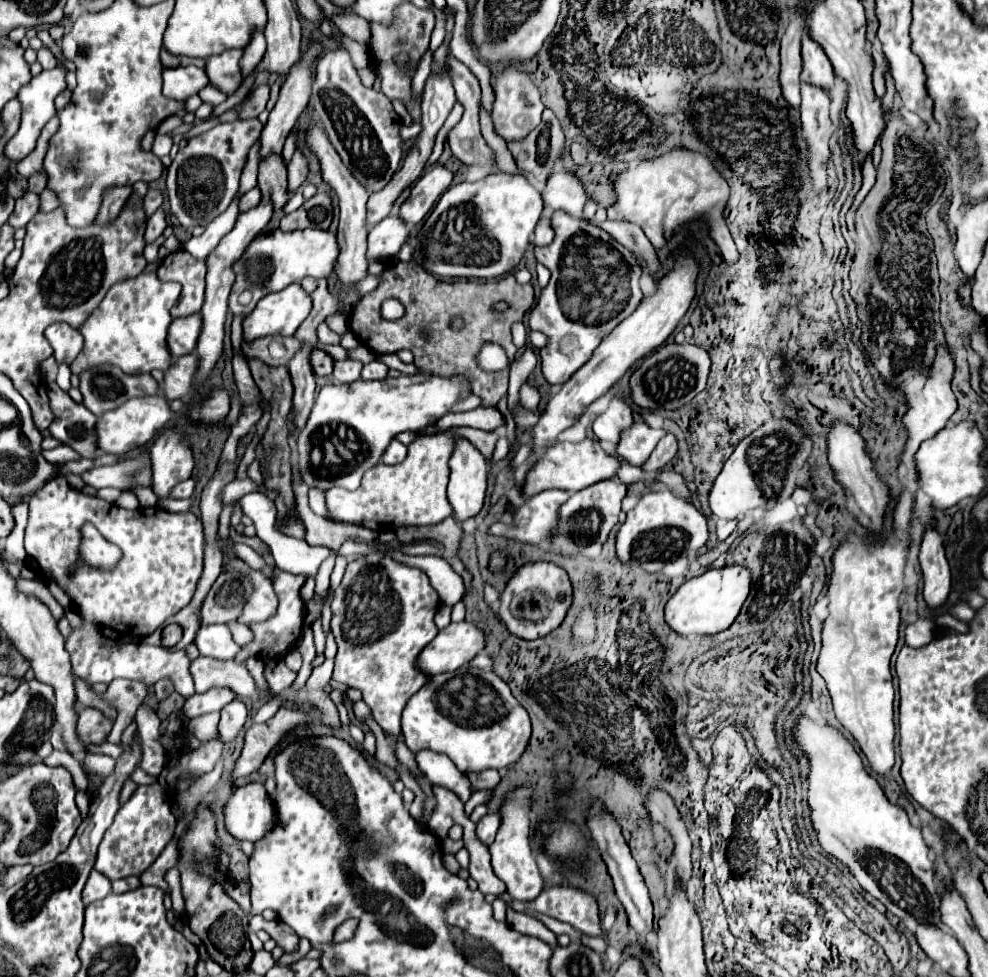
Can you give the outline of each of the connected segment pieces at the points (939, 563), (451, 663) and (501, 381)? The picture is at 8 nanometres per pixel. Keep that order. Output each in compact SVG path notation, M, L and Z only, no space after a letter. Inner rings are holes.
M928 528L920 546L920 566L924 574L924 600L930 610L938 610L948 602L952 590L950 566L944 556L942 538L936 528Z
M450 622L436 638L420 652L418 668L430 676L452 672L468 664L484 650L482 630L472 622Z
M396 262L382 274L382 284L362 296L362 302L350 316L350 328L358 334L362 344L368 344L378 356L392 354L400 348L414 352L414 364L424 372L454 378L470 376L470 394L482 398L480 406L496 408L498 402L508 394L508 370L486 372L478 366L476 356L486 342L494 342L506 350L510 362L514 362L516 346L512 342L512 324L522 322L534 304L532 284L518 284L514 274L506 274L492 282L442 282L428 274L416 262ZM386 298L400 298L406 306L402 320L390 322L380 314L380 306ZM506 300L510 308L502 314L492 310L492 304ZM452 318L462 318L462 328L452 330Z

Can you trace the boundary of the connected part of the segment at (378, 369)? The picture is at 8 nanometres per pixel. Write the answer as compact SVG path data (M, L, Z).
M372 360L362 370L362 380L382 380L388 376L388 366L380 360Z

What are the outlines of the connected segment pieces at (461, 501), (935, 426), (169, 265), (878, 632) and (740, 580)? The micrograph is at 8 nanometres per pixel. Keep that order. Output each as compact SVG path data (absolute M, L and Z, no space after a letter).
M454 434L454 452L450 456L448 500L454 518L464 522L482 510L486 492L486 460L474 444Z
M938 346L938 352L936 352L936 358L934 358L934 364L920 372L918 376L914 376L914 380L908 384L908 392L916 392L916 398L908 398L908 412L904 414L904 426L908 430L908 444L904 448L904 454L902 454L902 464L908 468L908 480L910 482L918 482L918 474L916 474L916 468L914 468L914 454L916 450L920 448L920 444L932 436L936 436L944 426L946 422L950 420L950 416L956 412L958 408L958 402L956 402L956 396L952 392L952 380L954 380L954 372L956 372L956 354L950 346Z
M186 250L172 252L162 260L162 264L158 266L158 278L182 284L182 296L178 304L172 308L172 318L200 312L206 288L204 276L206 276L206 262L196 260Z
M904 490L894 512L894 534L900 538L896 544L884 544L870 552L870 546L860 542L854 534L836 550L832 556L832 580L828 588L830 614L822 630L822 652L818 658L818 672L828 684L828 692L834 702L834 712L840 724L854 736L860 750L866 754L872 770L882 776L888 776L894 766L894 686L890 658L898 642L898 624L900 624L900 594L904 588L904 566L910 550L910 516L912 516L912 492Z
M724 566L720 570L706 570L702 576L696 576L684 582L664 606L666 624L680 636L696 634L718 634L726 630L738 616L746 596L750 594L750 572L742 566Z

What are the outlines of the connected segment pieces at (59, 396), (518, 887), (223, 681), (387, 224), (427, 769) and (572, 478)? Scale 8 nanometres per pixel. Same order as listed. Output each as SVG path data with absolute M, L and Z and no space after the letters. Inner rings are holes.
M58 384L50 388L50 408L54 422L48 432L58 442L74 448L84 458L96 456L96 416L82 404L76 404Z
M522 788L522 790L514 792L514 794L510 794L506 798L506 802L502 804L502 810L500 810L502 826L500 826L498 834L496 834L494 844L490 844L490 856L492 856L494 874L506 884L506 890L514 900L524 900L524 902L534 900L538 896L538 892L542 892L542 888L544 888L544 882L540 878L540 872L538 872L530 842L528 842L530 794L532 794L530 788Z
M198 656L196 660L190 662L190 676L194 680L196 692L206 692L210 688L230 688L242 698L256 696L266 700L270 696L260 694L248 668L234 660L216 660L208 656Z
M388 216L380 224L376 224L368 232L368 248L366 248L366 260L386 260L398 254L400 246L408 238L408 228L398 216Z
M418 752L416 754L416 762L420 766L420 770L426 774L426 778L432 784L444 786L448 790L454 790L454 794L466 804L468 798L472 796L472 784L468 780L466 774L458 772L454 768L454 762L448 760L448 756L442 754L434 754L434 752Z
M584 440L580 444L572 444L572 442L556 442L550 448L546 448L546 452L542 452L542 456L536 458L536 462L530 466L530 470L526 472L524 484L520 494L524 498L530 498L542 490L572 490L578 492L586 486L592 486L600 480L612 478L616 474L616 470L620 468L620 462L612 456L608 456L598 440Z

